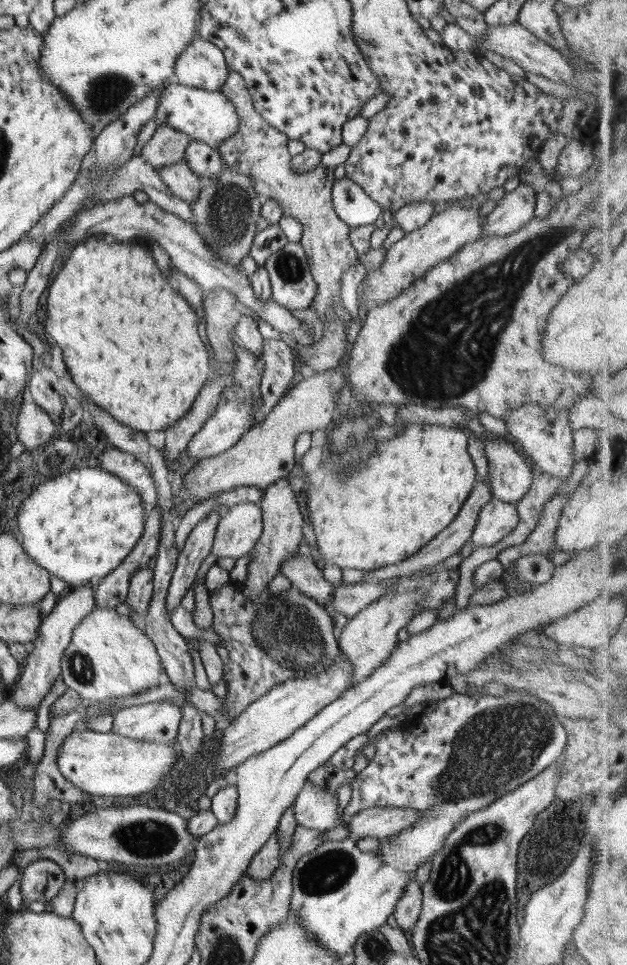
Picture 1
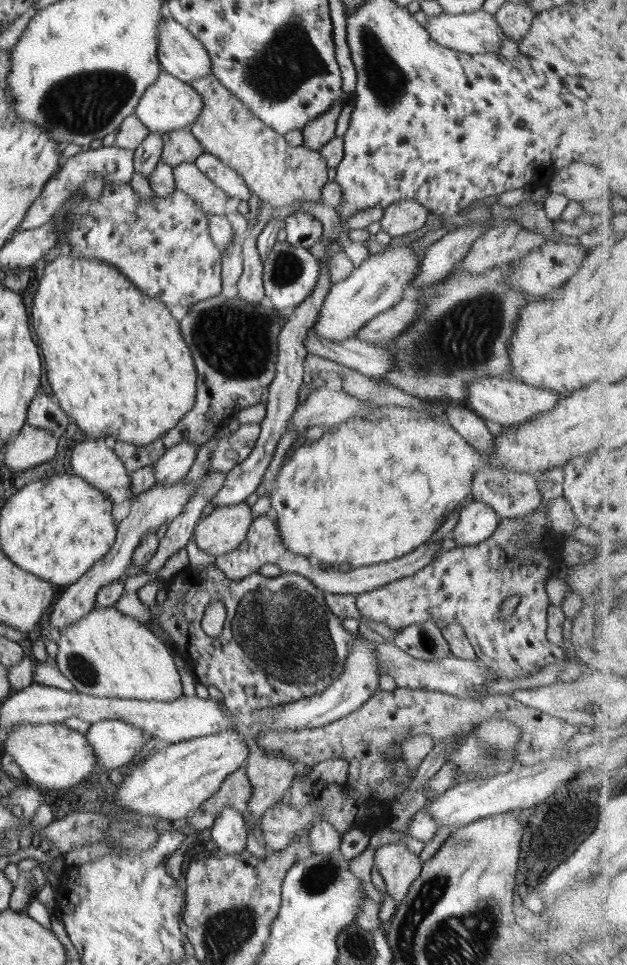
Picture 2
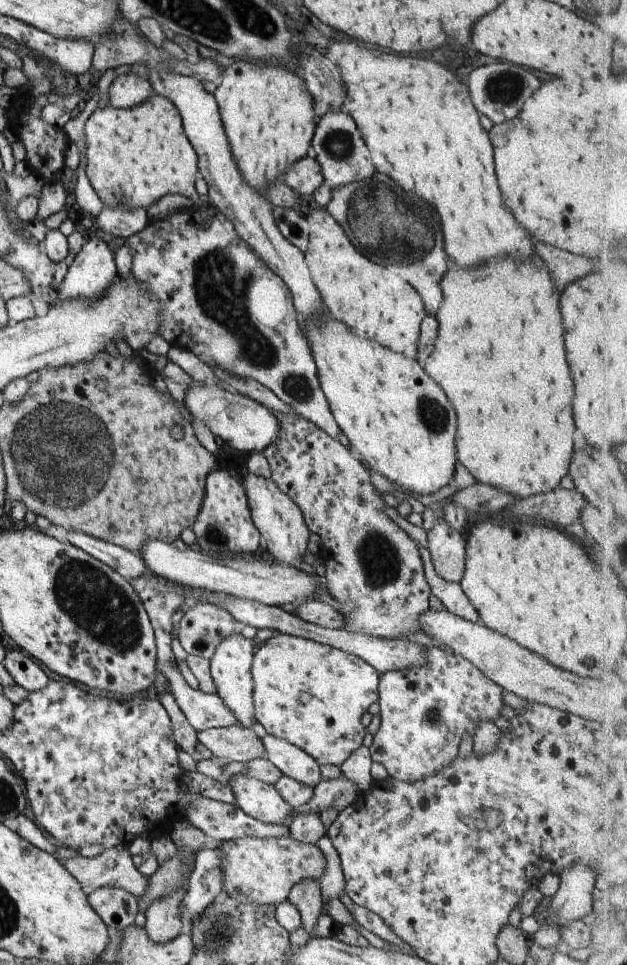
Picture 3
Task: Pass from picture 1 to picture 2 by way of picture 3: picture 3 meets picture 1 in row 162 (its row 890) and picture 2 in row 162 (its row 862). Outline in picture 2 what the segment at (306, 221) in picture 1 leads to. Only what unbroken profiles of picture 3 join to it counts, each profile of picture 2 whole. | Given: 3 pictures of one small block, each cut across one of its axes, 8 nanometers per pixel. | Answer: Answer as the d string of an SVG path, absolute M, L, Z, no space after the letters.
M214 75L197 78L189 85L202 95L205 108L188 130L198 139L206 153L216 155L242 177L251 194L256 194L266 204L274 207L292 206L294 202L320 202L322 200L322 187L329 179L326 161L319 151L310 150L303 144L290 146L284 135L278 134L256 118L253 112Z

